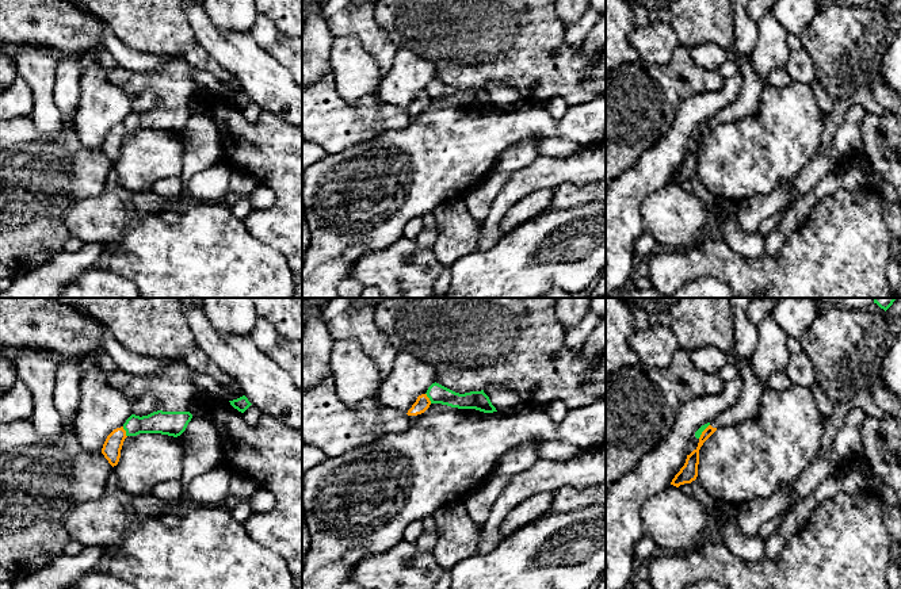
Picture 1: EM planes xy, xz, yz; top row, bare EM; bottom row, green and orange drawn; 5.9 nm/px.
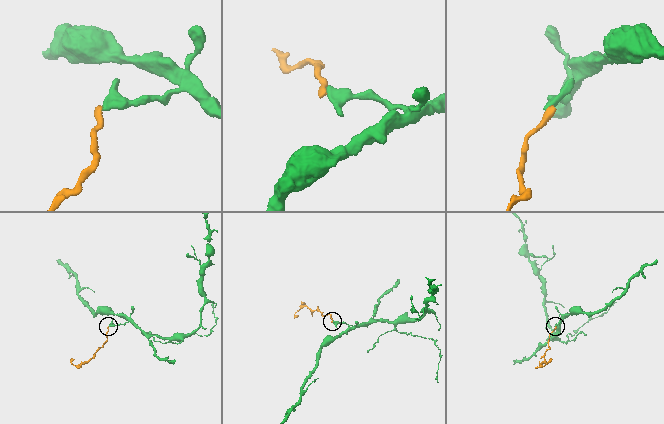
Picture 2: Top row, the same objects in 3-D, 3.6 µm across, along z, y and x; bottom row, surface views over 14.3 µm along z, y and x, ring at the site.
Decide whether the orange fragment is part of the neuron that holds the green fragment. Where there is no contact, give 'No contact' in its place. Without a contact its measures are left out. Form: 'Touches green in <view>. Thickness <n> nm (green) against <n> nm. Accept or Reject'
Touches green in xy. Thickness 140 nm (green) against 110 nm. Reject

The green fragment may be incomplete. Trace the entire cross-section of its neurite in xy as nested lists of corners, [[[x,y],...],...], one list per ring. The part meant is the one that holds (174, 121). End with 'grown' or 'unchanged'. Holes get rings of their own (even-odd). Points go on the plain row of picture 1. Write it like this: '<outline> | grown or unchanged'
[[[157,107],[148,112],[131,111],[123,121],[126,133],[137,133],[140,130],[161,130],[177,134],[180,133],[192,111],[190,108],[163,108]]] | unchanged

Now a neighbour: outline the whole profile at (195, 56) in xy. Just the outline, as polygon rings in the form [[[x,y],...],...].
[[[195,45],[194,47],[188,49],[183,57],[186,61],[194,66],[195,69],[205,70],[211,73],[225,89],[228,97],[237,96],[243,93],[243,87],[234,79],[234,76],[219,66],[209,54],[205,53],[202,47]]]

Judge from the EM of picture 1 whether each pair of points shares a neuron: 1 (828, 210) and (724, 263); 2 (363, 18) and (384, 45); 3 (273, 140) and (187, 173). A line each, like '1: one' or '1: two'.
1: one
2: one
3: two

